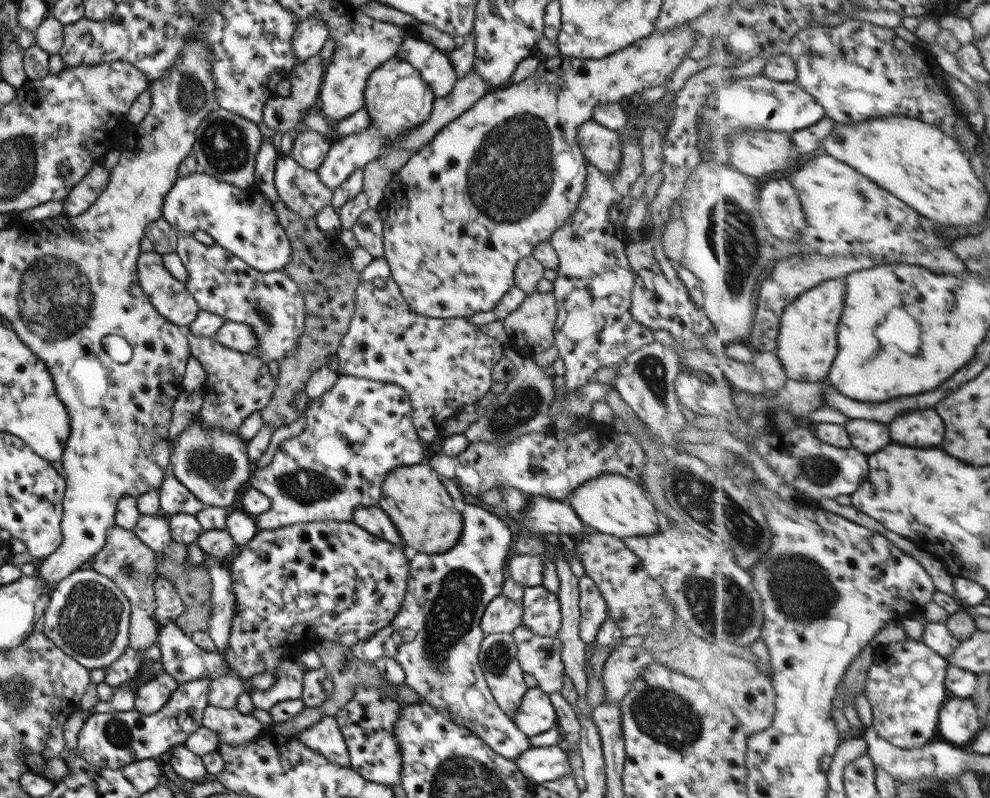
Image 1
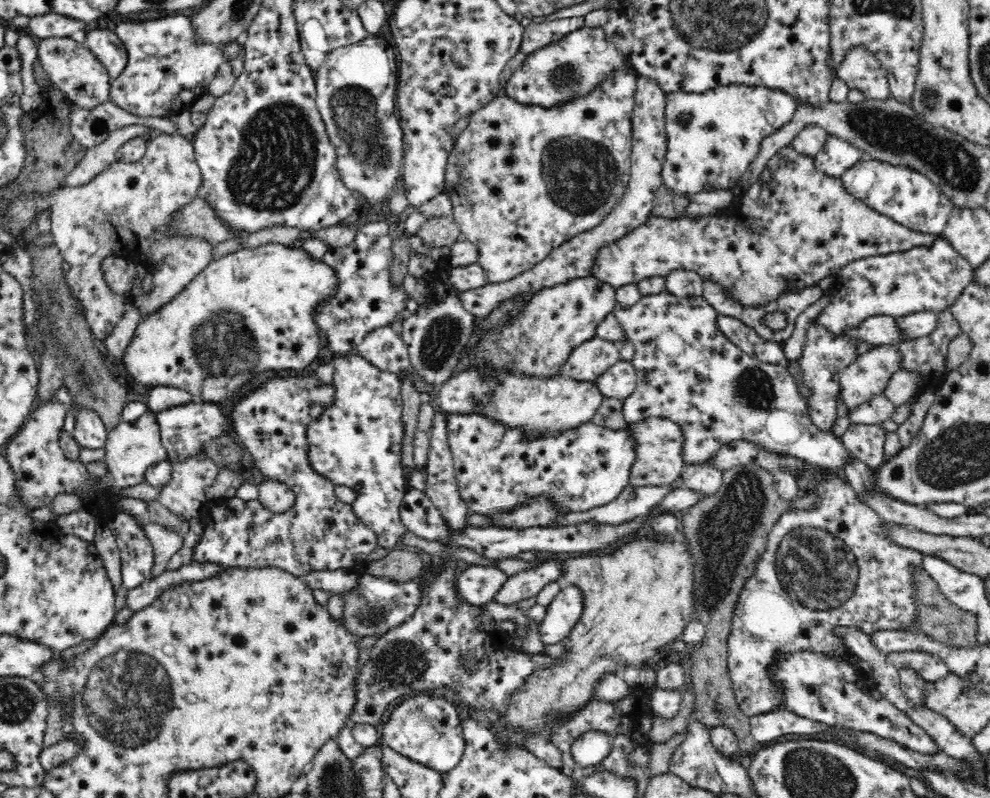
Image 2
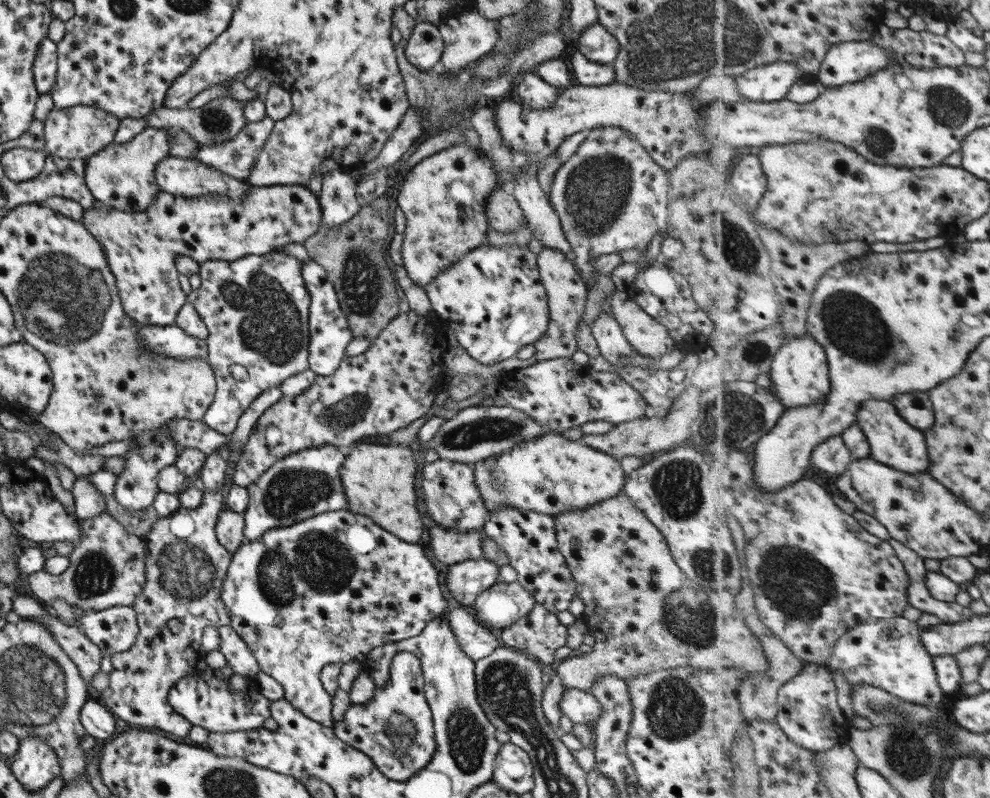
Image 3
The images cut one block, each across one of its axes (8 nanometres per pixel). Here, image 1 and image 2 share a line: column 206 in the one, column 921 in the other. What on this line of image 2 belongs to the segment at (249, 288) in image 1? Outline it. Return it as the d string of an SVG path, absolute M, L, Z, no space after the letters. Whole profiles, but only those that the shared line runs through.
M940 236L927 246L860 258L842 266L838 271L835 287L831 291L824 291L824 294L837 293L837 297L830 300L815 322L854 345L856 356L850 362L853 363L861 354L876 346L852 336L852 329L857 329L871 316L891 316L897 319L915 312L939 313L950 309L962 291L974 281L974 273L970 263Z

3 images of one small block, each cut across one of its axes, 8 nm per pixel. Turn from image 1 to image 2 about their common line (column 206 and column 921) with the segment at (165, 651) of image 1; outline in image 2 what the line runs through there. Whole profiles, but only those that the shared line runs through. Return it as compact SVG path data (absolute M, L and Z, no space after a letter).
M893 652L886 654L886 661L897 669L902 666L913 668L925 681L944 679L951 673L948 665L938 656L927 652Z

